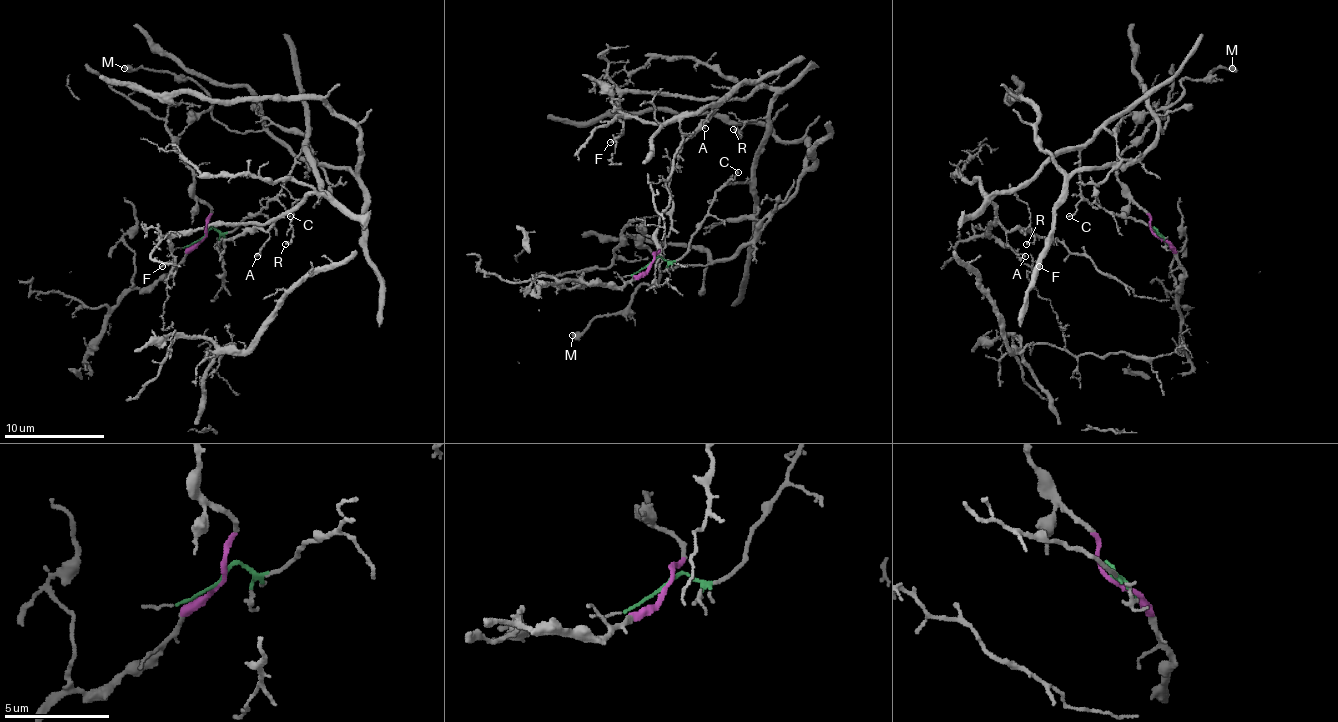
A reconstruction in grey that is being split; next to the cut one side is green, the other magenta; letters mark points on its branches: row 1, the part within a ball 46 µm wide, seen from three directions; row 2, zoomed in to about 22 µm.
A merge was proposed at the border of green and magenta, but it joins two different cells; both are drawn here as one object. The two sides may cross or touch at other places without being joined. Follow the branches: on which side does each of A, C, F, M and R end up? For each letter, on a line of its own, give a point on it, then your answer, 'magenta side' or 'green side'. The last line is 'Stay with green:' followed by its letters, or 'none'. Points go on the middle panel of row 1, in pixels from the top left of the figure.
A: place (705, 128); green side
C: place (738, 172); green side
F: place (610, 142); green side
M: place (572, 335); magenta side
R: place (733, 129); green side
Stay with green: A, C, F, R

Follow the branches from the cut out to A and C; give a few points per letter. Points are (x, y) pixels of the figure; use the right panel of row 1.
A: (1158, 237), (1083, 197), (1081, 157), (1056, 152), (1023, 184), (986, 192), (1006, 242), (1026, 257)
C: (1158, 237), (1153, 229), (1158, 232), (1148, 224), (1093, 207), (1086, 199), (1068, 217)

